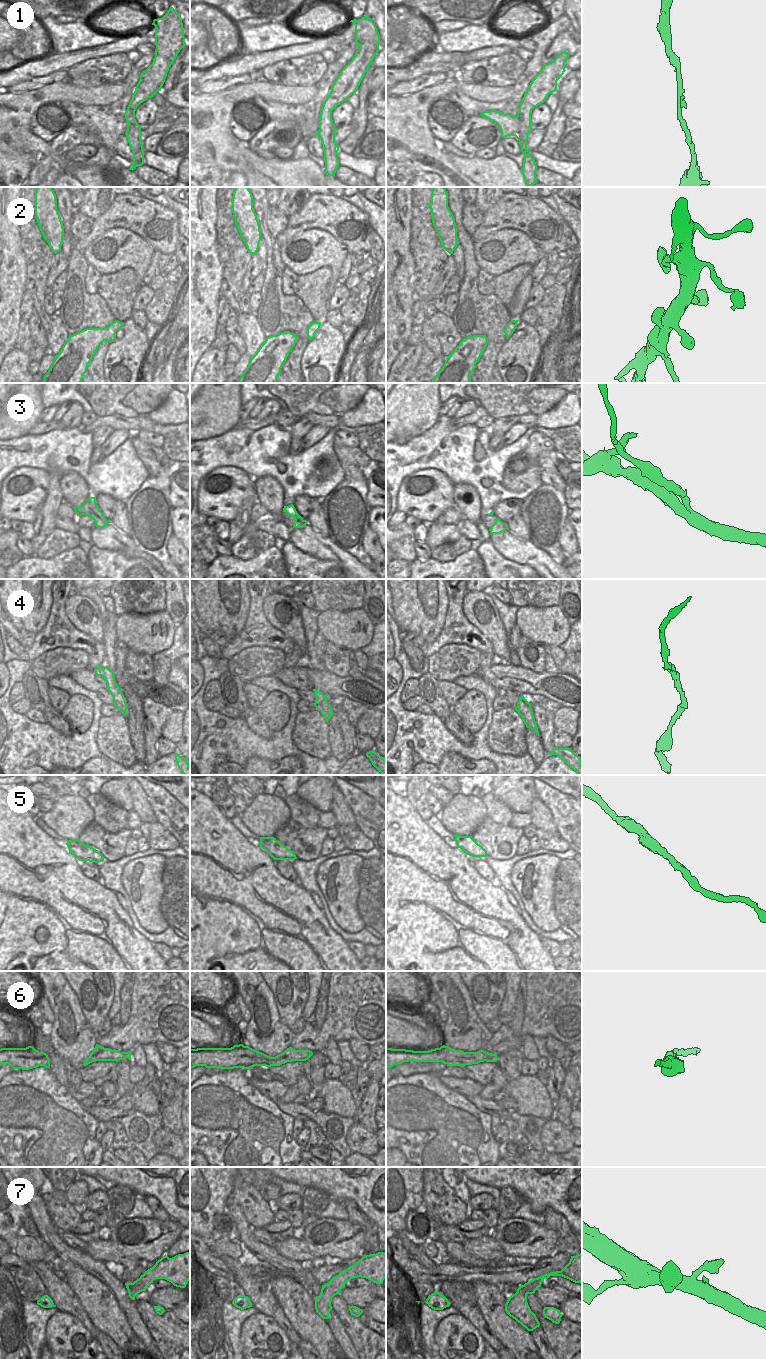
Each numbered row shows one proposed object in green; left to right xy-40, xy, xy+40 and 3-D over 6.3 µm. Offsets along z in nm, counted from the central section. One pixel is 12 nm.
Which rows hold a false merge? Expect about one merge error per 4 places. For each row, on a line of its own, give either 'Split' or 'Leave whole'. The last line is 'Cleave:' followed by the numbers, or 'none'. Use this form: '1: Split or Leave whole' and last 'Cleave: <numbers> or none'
1: Leave whole
2: Leave whole
3: Split
4: Leave whole
5: Leave whole
6: Leave whole
7: Leave whole
Cleave: 3.

